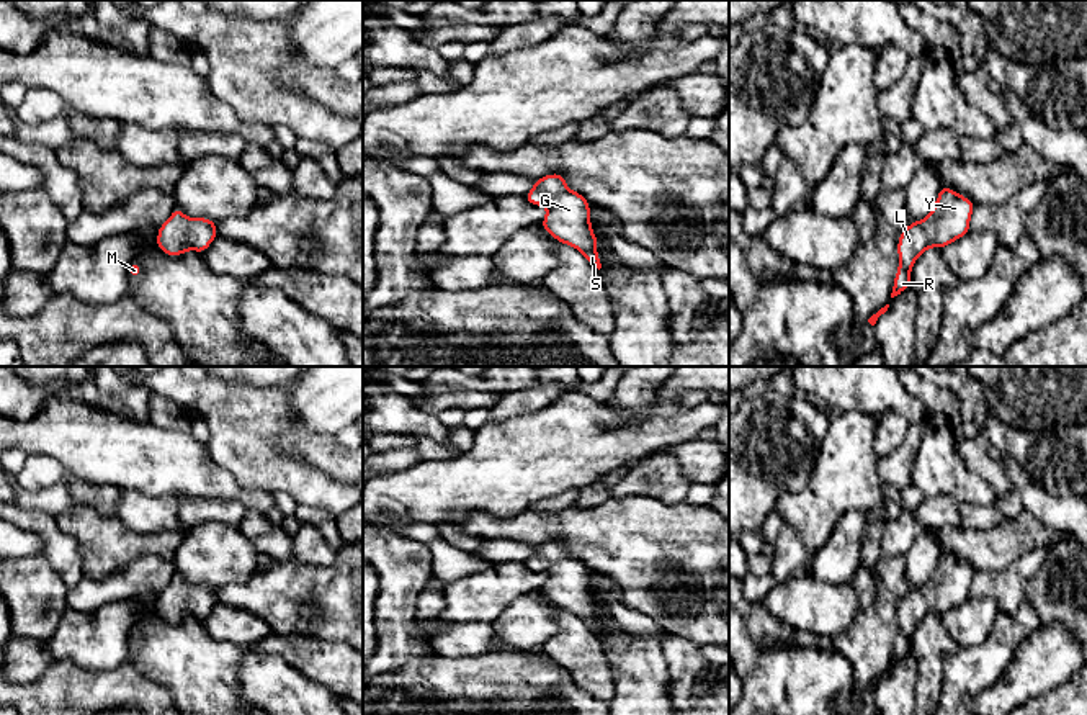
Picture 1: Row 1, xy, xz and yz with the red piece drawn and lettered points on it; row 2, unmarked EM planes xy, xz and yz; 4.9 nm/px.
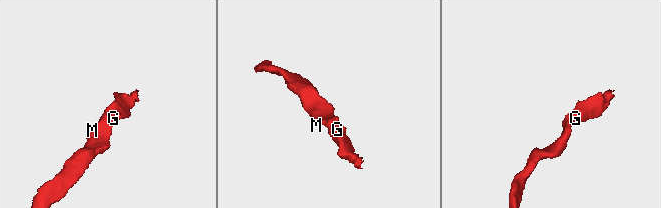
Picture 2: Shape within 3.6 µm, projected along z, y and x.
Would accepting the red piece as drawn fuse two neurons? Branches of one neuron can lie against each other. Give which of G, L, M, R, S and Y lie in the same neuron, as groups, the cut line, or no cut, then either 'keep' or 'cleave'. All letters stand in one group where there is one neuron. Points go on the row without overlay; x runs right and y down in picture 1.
G L M R S Y | no cut | keep

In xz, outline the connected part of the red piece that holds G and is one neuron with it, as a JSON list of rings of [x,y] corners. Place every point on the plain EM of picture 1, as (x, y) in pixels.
[[[551,540],[535,546],[525,566],[546,573],[543,592],[557,609],[584,620],[588,630],[602,635],[597,622],[598,607],[590,591],[590,569],[577,558],[569,556],[562,540]]]

